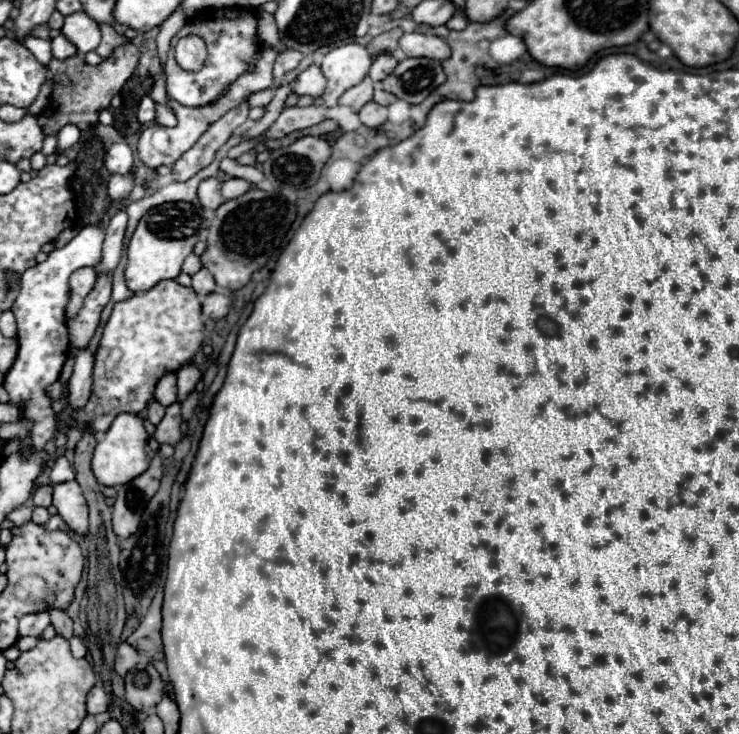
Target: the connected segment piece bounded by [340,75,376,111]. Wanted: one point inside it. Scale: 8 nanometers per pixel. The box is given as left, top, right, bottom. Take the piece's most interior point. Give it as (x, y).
(356, 97)

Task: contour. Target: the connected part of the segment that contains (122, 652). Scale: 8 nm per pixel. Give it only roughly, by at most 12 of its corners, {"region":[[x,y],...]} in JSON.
{"region":[[128,643],[116,651],[114,671],[124,677],[140,655]]}

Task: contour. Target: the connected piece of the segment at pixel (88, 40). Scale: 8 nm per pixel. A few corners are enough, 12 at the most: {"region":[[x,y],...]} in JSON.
{"region":[[84,11],[68,15],[60,33],[78,53],[94,51],[100,25]]}

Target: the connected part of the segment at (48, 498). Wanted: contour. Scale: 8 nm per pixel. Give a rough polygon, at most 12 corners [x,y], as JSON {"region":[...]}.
{"region":[[38,487],[32,495],[34,505],[52,505],[52,487]]}

